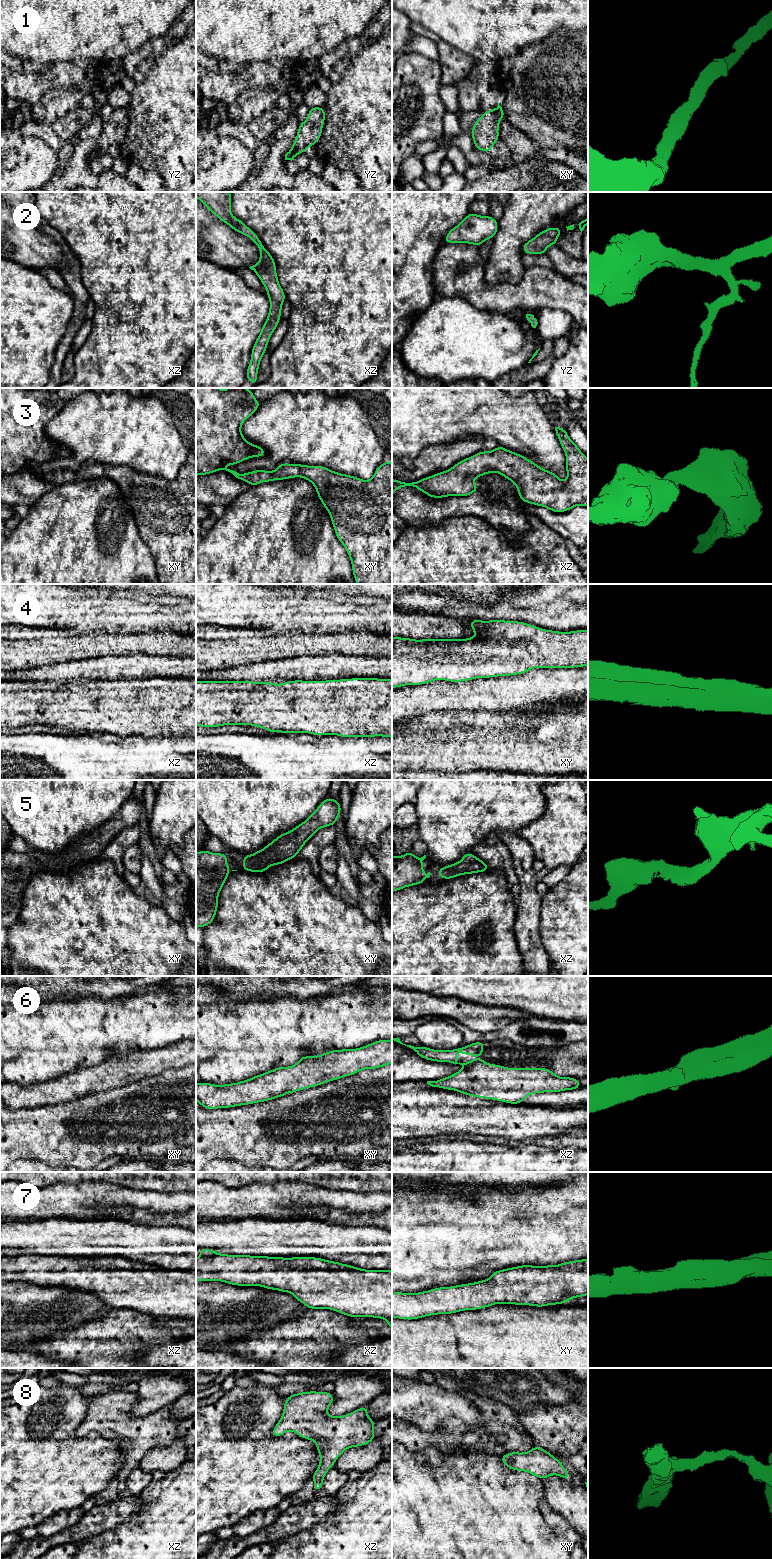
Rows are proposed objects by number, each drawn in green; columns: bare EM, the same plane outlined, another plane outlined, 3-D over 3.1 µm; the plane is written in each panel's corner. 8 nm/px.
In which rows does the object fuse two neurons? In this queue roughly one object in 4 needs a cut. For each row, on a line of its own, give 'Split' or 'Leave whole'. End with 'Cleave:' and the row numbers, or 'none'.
1: Leave whole
2: Leave whole
3: Leave whole
4: Leave whole
5: Leave whole
6: Leave whole
7: Leave whole
8: Leave whole
Cleave: none

